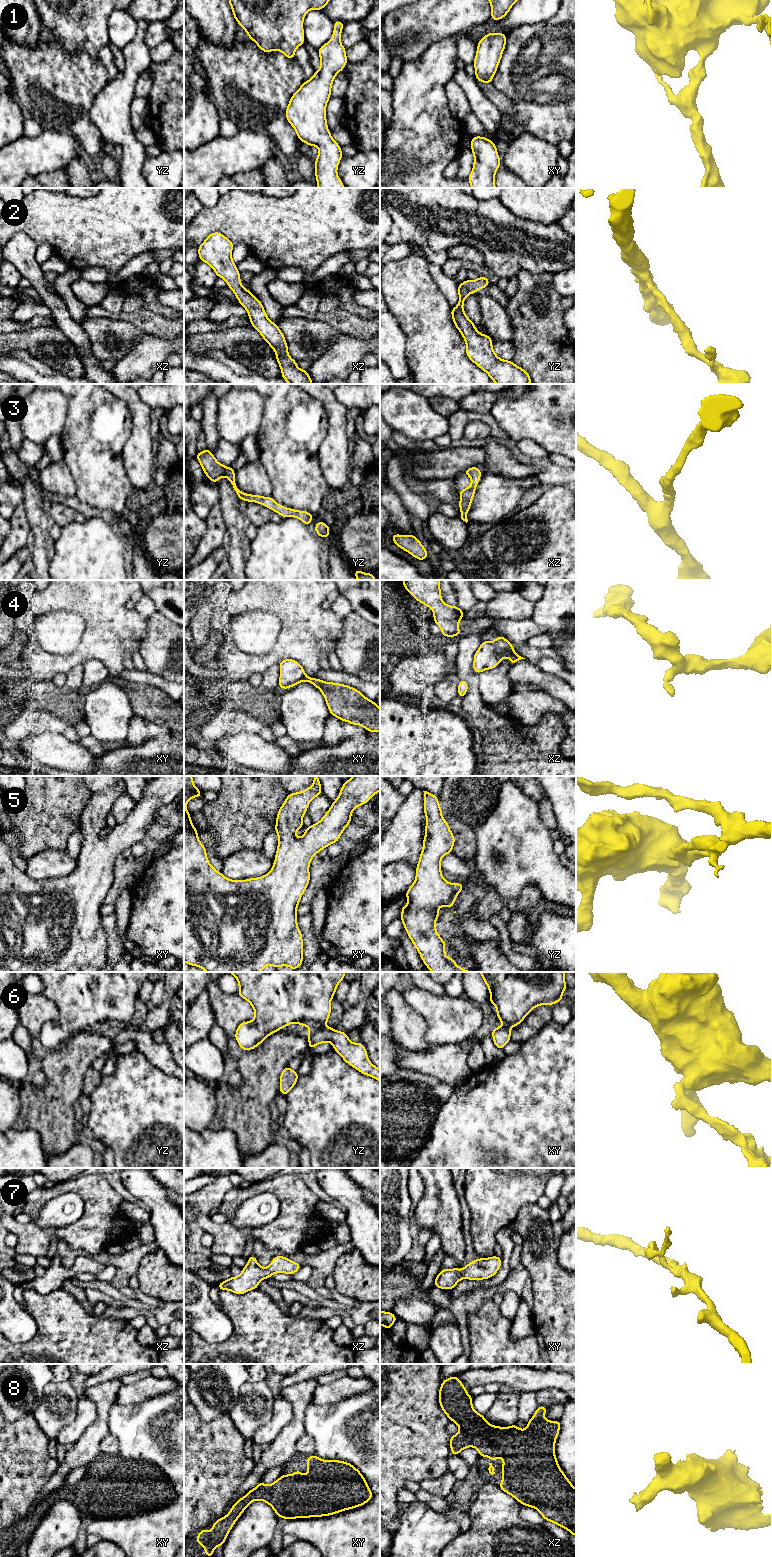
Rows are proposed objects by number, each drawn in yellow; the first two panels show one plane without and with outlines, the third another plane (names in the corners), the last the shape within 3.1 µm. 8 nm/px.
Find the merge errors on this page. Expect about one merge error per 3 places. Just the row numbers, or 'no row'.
4, 6

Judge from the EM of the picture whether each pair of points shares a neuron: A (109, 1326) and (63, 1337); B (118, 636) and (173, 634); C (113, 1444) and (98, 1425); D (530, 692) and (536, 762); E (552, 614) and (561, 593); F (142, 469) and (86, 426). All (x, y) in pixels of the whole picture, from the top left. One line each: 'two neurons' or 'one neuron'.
A: one neuron
B: two neurons
C: two neurons
D: two neurons
E: one neuron
F: two neurons

